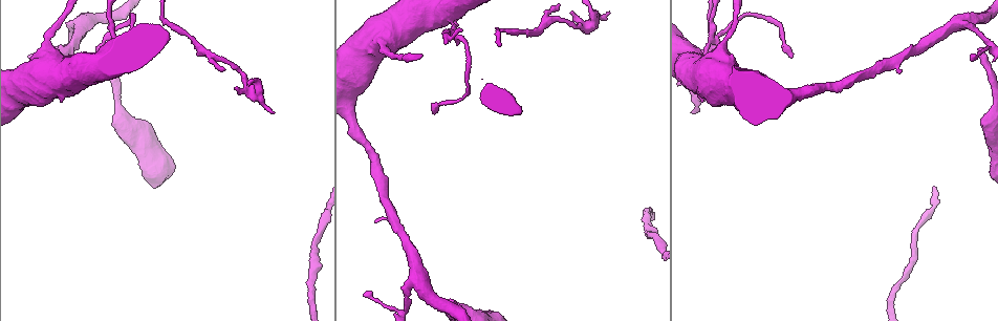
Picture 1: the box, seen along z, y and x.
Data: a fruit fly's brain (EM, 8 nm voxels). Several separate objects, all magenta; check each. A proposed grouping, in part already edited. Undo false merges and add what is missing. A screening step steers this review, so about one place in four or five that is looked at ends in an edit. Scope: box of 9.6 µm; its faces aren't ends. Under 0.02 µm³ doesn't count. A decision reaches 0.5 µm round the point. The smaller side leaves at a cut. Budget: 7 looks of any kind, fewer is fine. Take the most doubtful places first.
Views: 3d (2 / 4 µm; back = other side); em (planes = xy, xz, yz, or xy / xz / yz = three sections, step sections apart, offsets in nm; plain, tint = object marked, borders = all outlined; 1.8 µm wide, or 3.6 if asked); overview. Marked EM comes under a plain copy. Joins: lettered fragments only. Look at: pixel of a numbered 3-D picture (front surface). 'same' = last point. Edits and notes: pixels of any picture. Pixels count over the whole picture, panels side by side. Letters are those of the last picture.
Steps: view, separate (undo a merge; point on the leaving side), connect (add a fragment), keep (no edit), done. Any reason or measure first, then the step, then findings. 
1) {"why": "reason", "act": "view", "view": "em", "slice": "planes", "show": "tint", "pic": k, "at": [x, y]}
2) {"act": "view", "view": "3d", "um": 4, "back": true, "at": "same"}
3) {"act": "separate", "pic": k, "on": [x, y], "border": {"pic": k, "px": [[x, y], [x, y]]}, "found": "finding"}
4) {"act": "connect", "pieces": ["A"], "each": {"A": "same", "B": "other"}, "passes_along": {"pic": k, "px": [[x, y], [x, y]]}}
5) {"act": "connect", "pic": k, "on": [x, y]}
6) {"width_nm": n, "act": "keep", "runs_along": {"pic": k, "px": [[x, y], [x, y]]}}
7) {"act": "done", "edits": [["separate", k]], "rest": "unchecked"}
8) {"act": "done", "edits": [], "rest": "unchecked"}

{"why": "an open end", "act": "view", "view": "3d", "um": 2, "pic": 1, "at": [454, 302]}

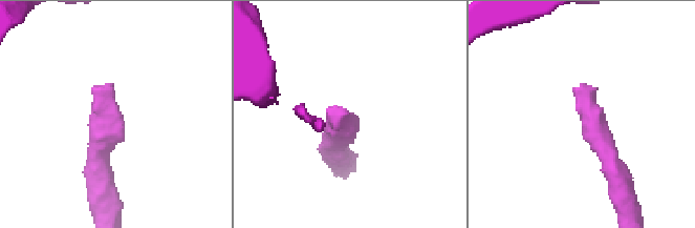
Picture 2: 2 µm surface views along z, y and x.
{"act": "view", "view": "em", "slice": "planes", "show": "borders", "pic": 2, "at": [112, 84]}

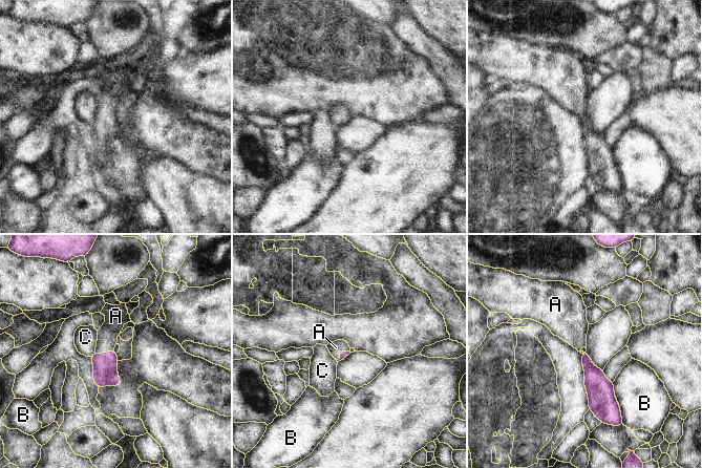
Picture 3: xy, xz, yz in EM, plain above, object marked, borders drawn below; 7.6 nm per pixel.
{"act": "connect", "pieces": ["A"], "each": {"A": "same", "B": "other", "C": "other"}, "passes_along": {"pic": 3, "px": [[105, 371], [105, 353], [107, 335]]}, "found": "it goes on there"}

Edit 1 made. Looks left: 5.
{"why": "redraw", "act": "view", "view": "overview"}

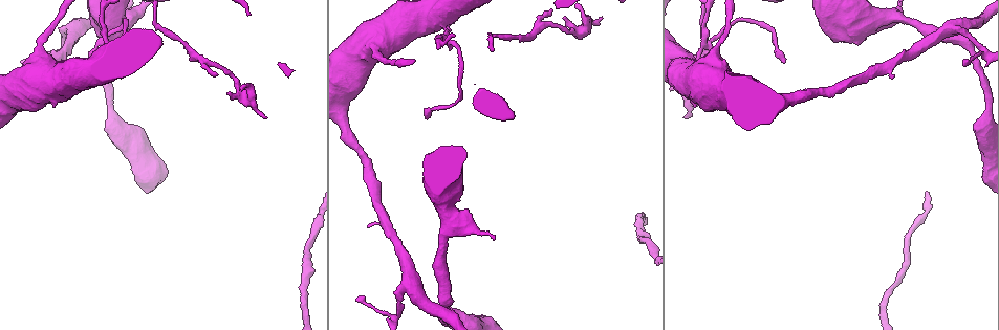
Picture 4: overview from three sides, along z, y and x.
{"why": "branch stops here", "act": "view", "view": "em", "slice": "planes", "show": "tint", "pic": 4, "at": [229, 91]}

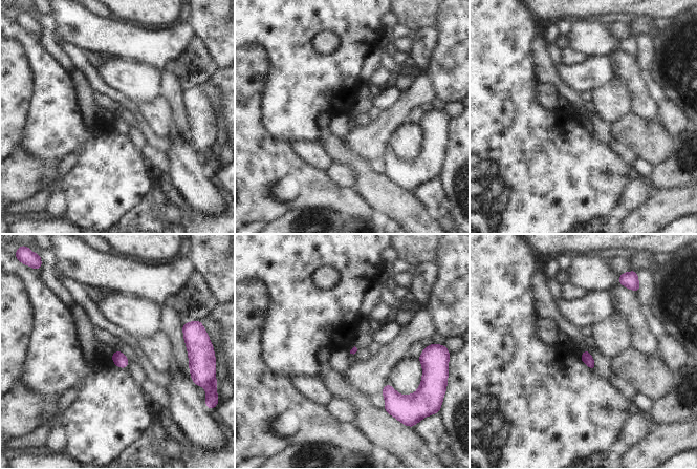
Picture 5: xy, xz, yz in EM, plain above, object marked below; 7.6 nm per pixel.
{"act": "view", "view": "em", "slice": "planes", "show": "borders", "at": "same"}

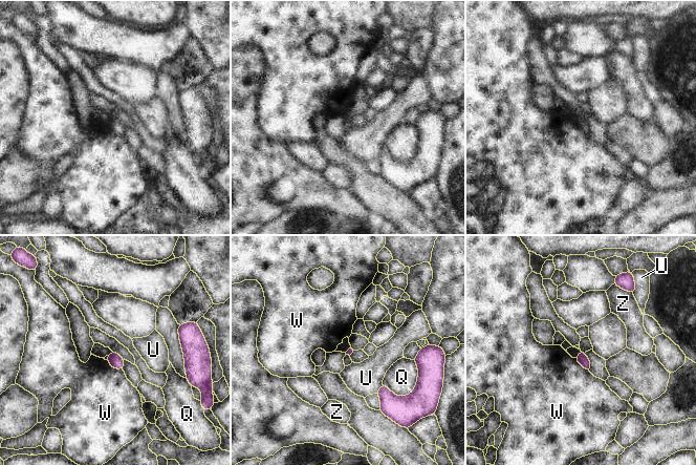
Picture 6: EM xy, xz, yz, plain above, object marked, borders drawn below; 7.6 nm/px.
{"act": "keep", "each": {"Q": "other", "U": "other", "W": "other", "Z": "other"}, "border": {"pic": 6, "px": [[107, 360], [114, 367], [122, 370]]}, "found": "no lettered fragment goes on from it"}

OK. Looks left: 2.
{"act": "done", "edits": [["connect", 3]], "rest": "unchecked"}

